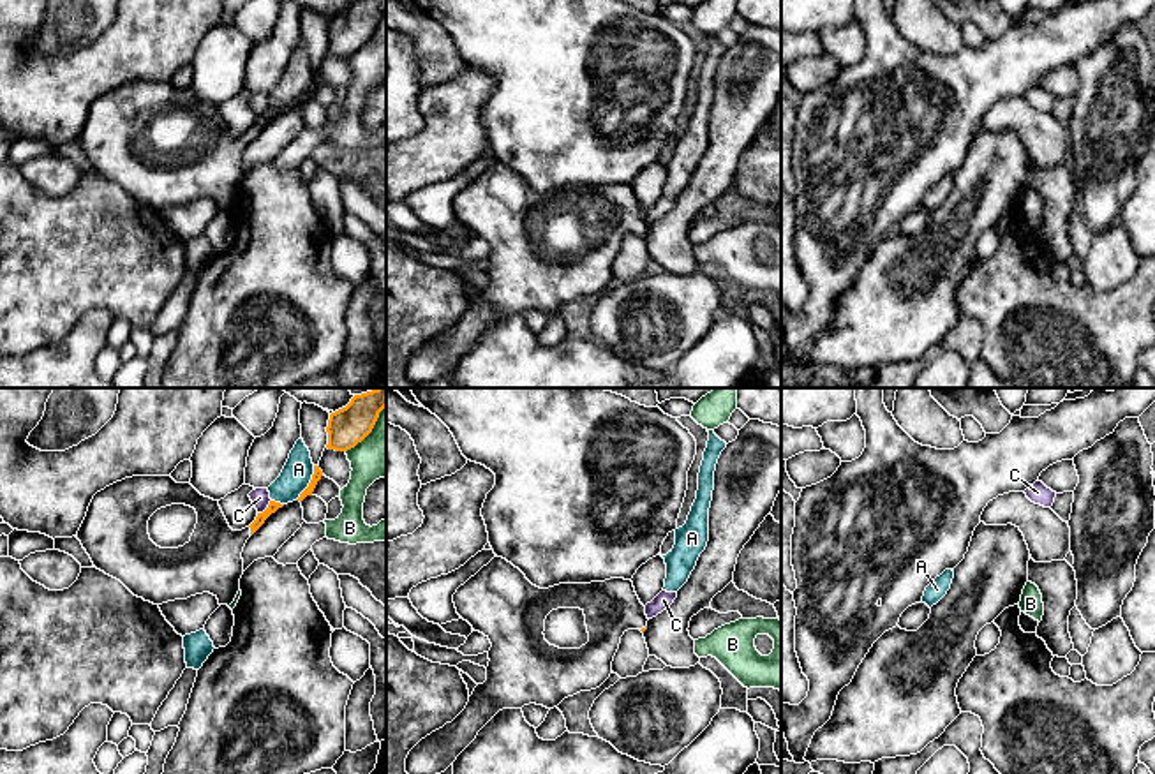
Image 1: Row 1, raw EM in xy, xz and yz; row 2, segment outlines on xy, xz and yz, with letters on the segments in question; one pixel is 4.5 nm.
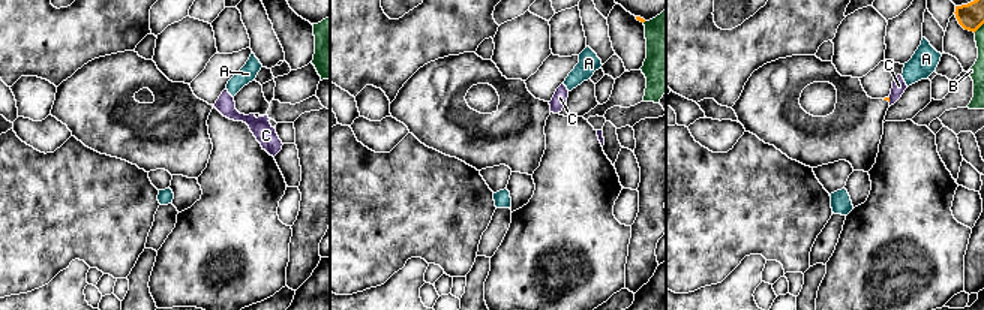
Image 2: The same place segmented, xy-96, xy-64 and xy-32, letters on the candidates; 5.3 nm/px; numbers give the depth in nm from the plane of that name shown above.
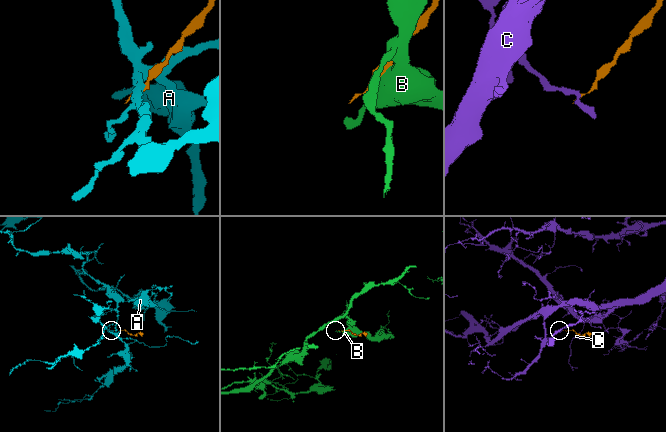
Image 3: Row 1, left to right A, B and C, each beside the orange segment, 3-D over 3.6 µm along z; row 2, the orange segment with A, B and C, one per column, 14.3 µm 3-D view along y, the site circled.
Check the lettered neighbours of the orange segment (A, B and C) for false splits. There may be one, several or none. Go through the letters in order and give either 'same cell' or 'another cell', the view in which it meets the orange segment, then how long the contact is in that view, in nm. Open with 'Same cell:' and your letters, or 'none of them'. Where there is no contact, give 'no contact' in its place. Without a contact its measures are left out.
Same cell: none of them
A: another cell; meets orange in xy; contact 180 nm long
B: another cell; meets orange in xy; contact 280 nm long
C: another cell; meets orange in xy; contact 90 nm long

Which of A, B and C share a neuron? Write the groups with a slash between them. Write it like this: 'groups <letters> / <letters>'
groups A / B / C

